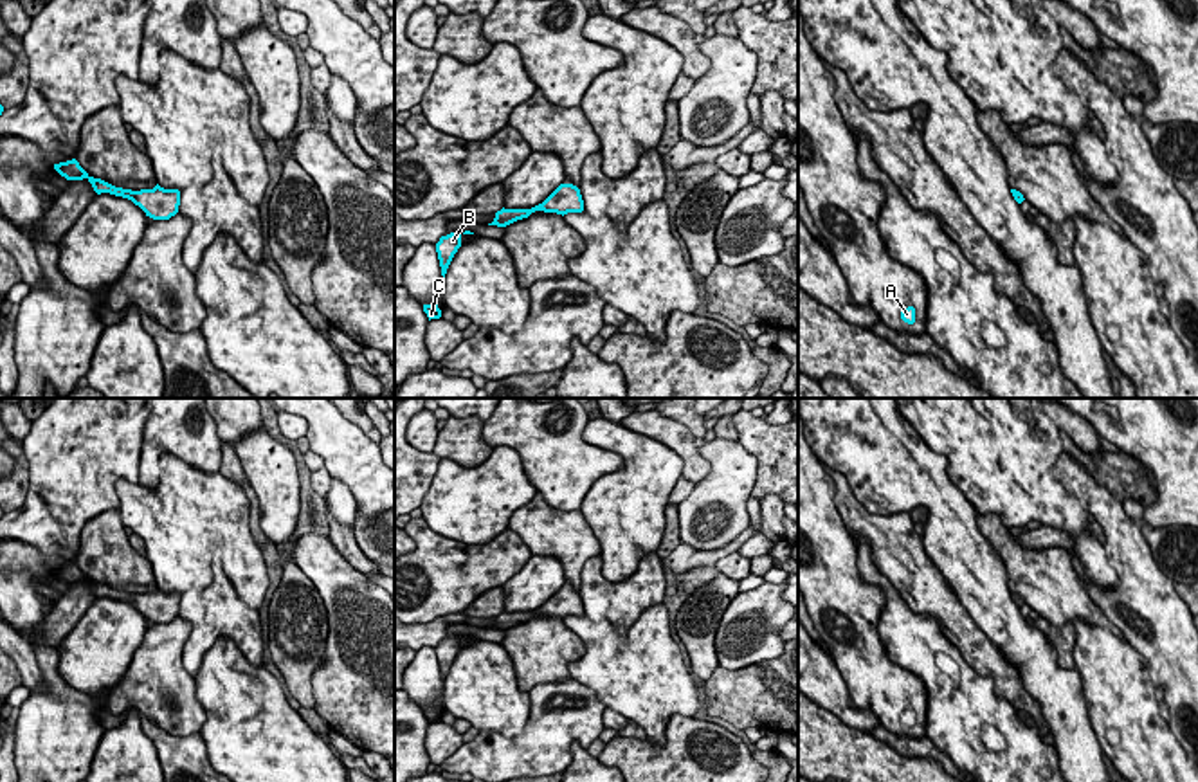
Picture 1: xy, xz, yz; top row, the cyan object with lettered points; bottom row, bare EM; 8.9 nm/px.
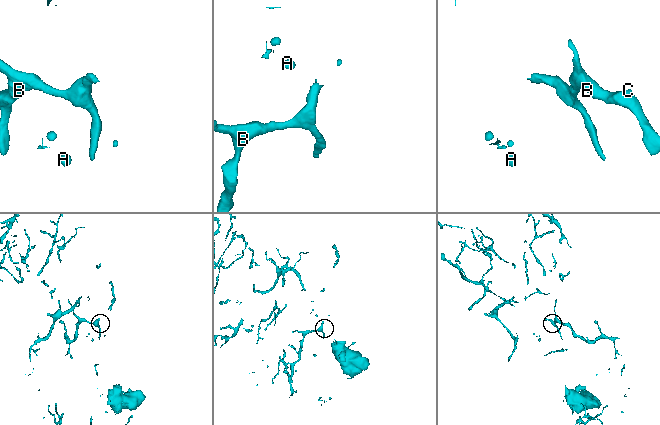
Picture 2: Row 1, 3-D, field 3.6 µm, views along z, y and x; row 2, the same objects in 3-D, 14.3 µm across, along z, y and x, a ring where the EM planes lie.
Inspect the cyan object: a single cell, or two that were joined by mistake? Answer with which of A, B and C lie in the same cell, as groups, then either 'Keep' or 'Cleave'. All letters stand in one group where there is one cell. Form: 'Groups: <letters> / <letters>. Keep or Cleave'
Groups: A / B C. Cleave

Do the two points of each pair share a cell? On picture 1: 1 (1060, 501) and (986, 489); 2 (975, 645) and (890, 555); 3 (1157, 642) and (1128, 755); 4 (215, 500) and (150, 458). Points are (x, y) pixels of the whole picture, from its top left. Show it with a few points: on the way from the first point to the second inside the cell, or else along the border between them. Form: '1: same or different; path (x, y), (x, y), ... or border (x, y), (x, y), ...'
1: different; border (1000, 463), (1000, 474), (1027, 494), (1031, 519)
2: same; path (955, 624), (912, 577)
3: different; border (1125, 640), (1148, 662), (1148, 676), (1155, 689)
4: different; border (159, 454), (172, 453), (200, 469)

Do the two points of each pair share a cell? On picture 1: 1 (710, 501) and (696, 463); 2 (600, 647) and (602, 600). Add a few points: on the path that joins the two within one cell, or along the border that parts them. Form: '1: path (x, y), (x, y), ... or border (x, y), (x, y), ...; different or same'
1: border (698, 447), (710, 471), (696, 485); different
2: border (644, 609), (624, 636), (584, 613); different

